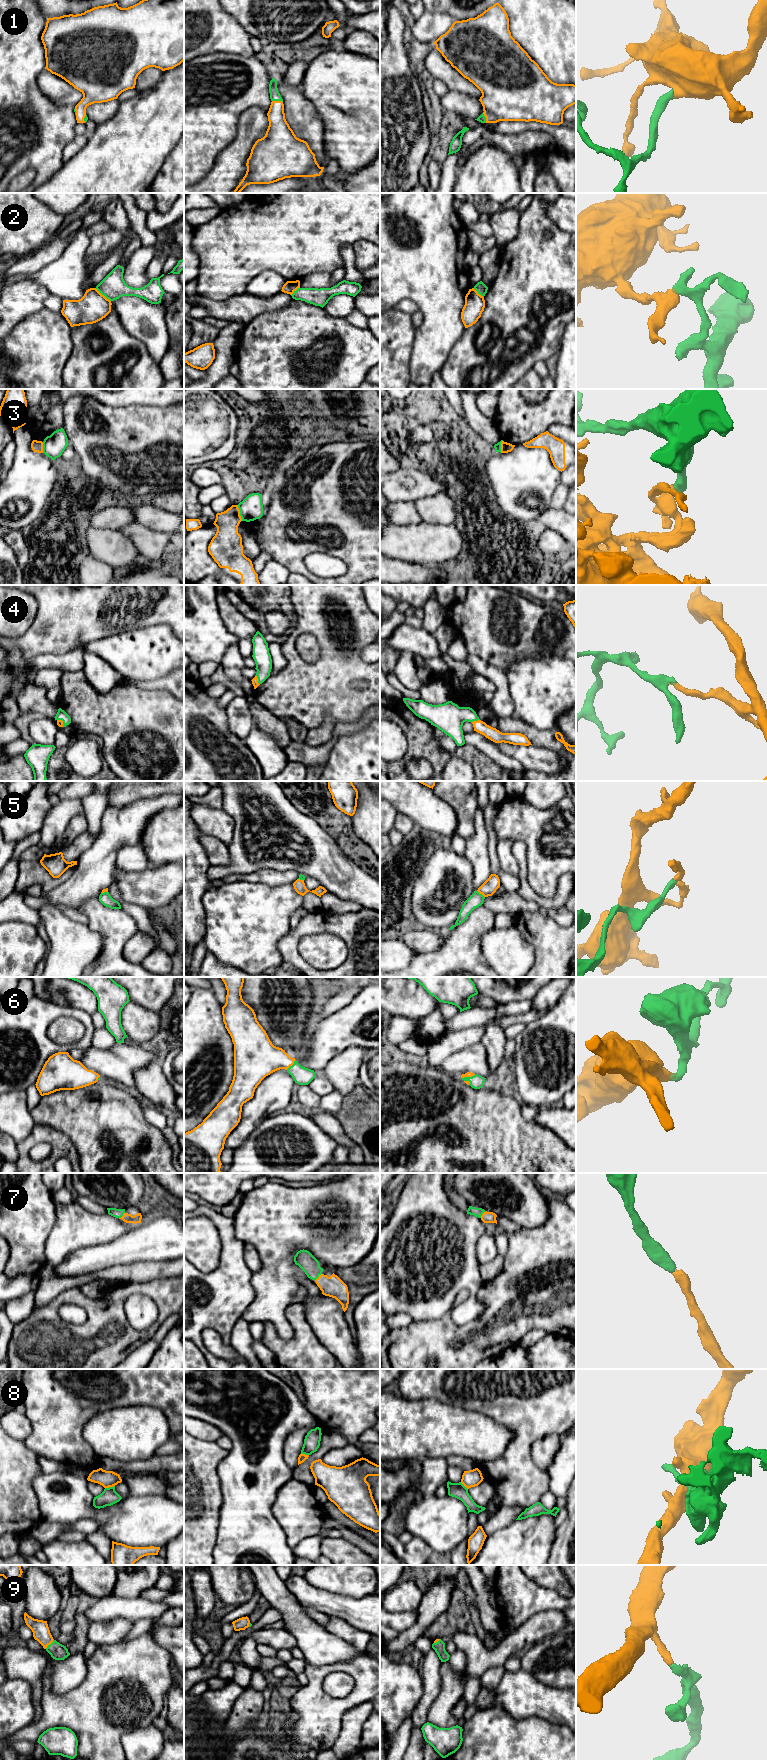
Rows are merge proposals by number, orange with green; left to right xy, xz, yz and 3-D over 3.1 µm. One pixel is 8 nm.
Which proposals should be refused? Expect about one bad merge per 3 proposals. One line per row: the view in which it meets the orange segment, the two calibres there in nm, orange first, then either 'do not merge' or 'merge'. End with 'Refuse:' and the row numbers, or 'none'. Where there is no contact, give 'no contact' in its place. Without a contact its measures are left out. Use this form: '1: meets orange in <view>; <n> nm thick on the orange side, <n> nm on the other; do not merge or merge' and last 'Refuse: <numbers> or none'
1: meets orange in xz; 190 nm thick on the orange side, 80 nm on the other; merge
2: meets orange in xy; 240 nm thick on the orange side, 200 nm on the other; do not merge
3: meets orange in xz; 220 nm thick on the orange side, 190 nm on the other; do not merge
4: meets orange in xz; 50 nm thick on the orange side, 140 nm on the other; merge
5: meets orange in yz; 120 nm thick on the orange side, 110 nm on the other; do not merge
6: meets orange in xz; 280 nm thick on the orange side, 140 nm on the other; merge
7: meets orange in xz; 170 nm thick on the orange side, 150 nm on the other; merge
8: meets orange in xy; 130 nm thick on the orange side, 140 nm on the other; do not merge
9: meets orange in xy; 140 nm thick on the orange side, 130 nm on the other; merge
Refuse: 2, 3, 5, 8

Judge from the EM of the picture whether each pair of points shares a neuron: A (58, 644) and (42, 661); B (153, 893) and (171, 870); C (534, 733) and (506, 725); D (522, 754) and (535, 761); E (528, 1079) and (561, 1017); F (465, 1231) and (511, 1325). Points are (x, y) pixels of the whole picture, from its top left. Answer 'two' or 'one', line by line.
A: two
B: one
C: one
D: one
E: one
F: two

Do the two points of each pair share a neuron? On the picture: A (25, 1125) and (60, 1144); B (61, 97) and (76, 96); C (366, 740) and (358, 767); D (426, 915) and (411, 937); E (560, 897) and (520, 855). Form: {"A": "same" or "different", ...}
{"A": "different", "B": "same", "C": "same", "D": "different", "E": "same"}

